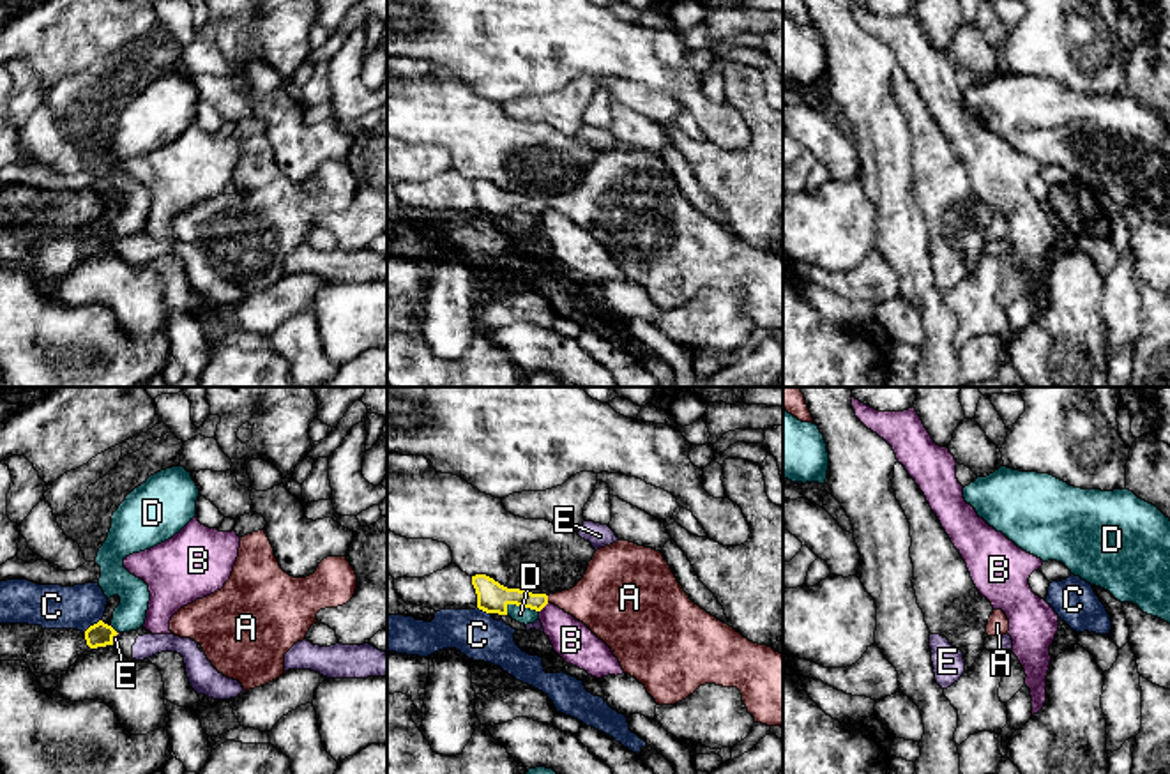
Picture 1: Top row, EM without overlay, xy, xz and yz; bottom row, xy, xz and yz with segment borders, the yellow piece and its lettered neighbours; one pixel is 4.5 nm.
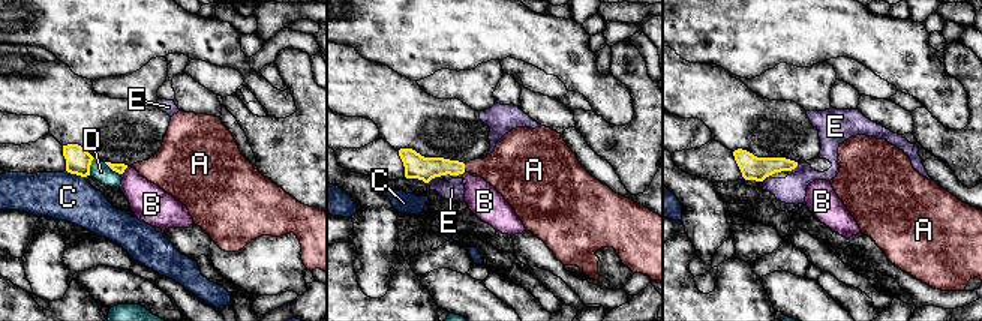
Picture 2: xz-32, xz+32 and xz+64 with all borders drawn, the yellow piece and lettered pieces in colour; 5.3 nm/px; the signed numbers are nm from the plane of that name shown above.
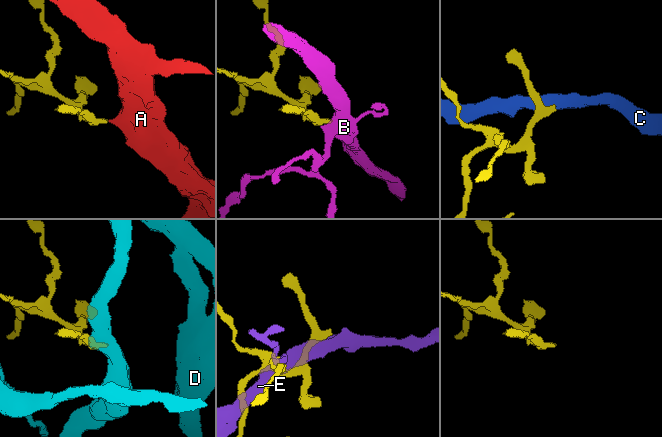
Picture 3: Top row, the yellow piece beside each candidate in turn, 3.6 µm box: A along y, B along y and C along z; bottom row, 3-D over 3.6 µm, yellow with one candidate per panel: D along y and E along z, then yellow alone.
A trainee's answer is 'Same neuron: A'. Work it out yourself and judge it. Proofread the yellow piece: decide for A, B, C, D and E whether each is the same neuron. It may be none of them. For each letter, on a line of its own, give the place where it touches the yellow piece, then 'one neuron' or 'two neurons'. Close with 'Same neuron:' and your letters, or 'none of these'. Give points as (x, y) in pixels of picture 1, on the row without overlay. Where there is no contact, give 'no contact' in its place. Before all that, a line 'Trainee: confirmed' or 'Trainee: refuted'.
Trainee: confirmed
A: meets yellow in xz at (547, 204); one neuron
B: meets yellow in xz at (543, 211); two neurons
C: meets yellow in xy at (94, 228); two neurons
D: meets yellow in xz at (522, 209); two neurons
E: meets yellow in xy at (112, 242); two neurons
Same neuron: A

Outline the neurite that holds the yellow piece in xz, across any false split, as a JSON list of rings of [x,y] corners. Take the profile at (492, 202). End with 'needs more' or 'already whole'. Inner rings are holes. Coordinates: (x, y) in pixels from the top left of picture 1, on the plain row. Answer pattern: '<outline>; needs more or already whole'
[[[617,145],[599,152],[583,182],[569,194],[532,198],[507,193],[486,178],[472,180],[477,212],[507,219],[507,210],[541,216],[548,207],[583,226],[619,263],[624,277],[645,290],[657,309],[675,309],[700,290],[737,292],[755,327],[783,332],[783,258],[744,242],[684,196],[661,156]]]; needs more

